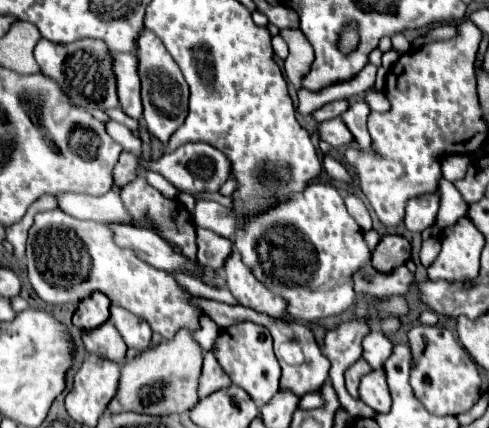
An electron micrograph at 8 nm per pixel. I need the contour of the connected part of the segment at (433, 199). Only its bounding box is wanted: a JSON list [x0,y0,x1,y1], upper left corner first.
[404,192,440,232]

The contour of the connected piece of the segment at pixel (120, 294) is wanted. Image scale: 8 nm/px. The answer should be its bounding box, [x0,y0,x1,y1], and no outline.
[26,210,206,340]

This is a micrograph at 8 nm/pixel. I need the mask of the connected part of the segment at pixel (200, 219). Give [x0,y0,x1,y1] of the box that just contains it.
[194,200,238,238]

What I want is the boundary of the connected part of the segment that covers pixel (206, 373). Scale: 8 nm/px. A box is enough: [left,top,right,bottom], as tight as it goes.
[198,352,230,398]

